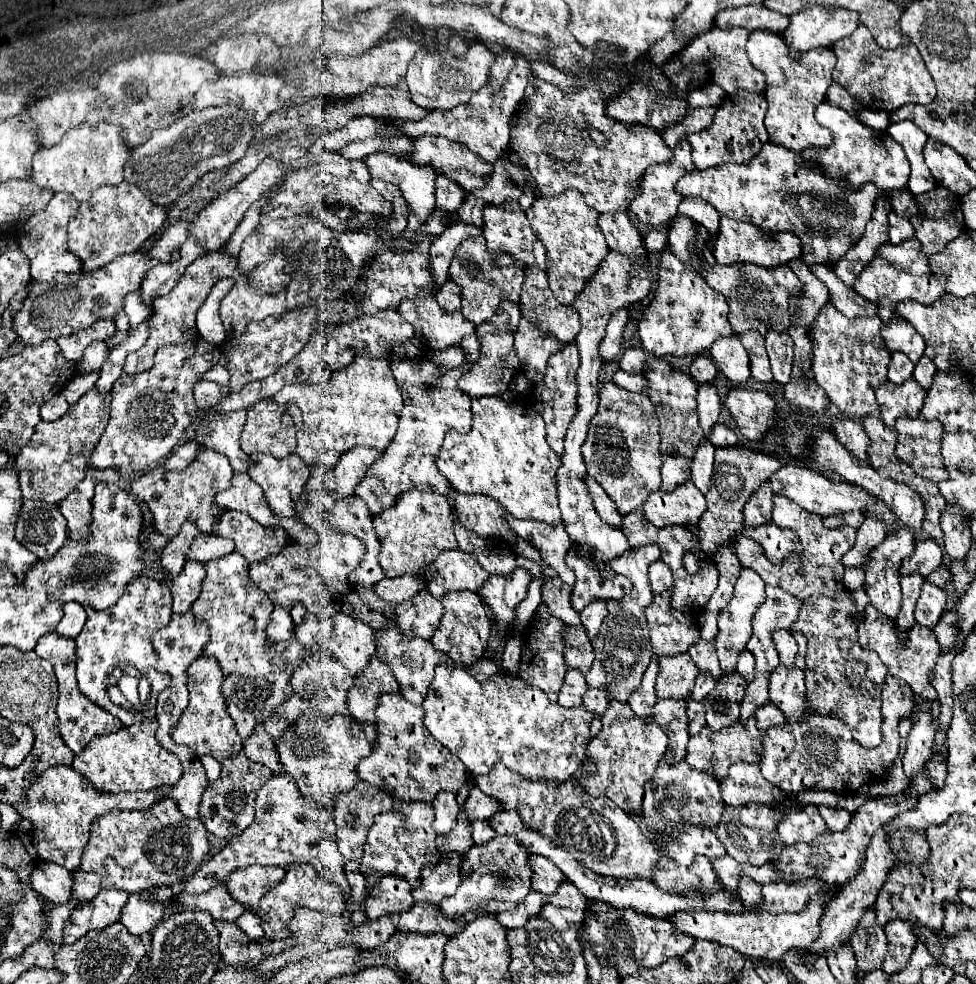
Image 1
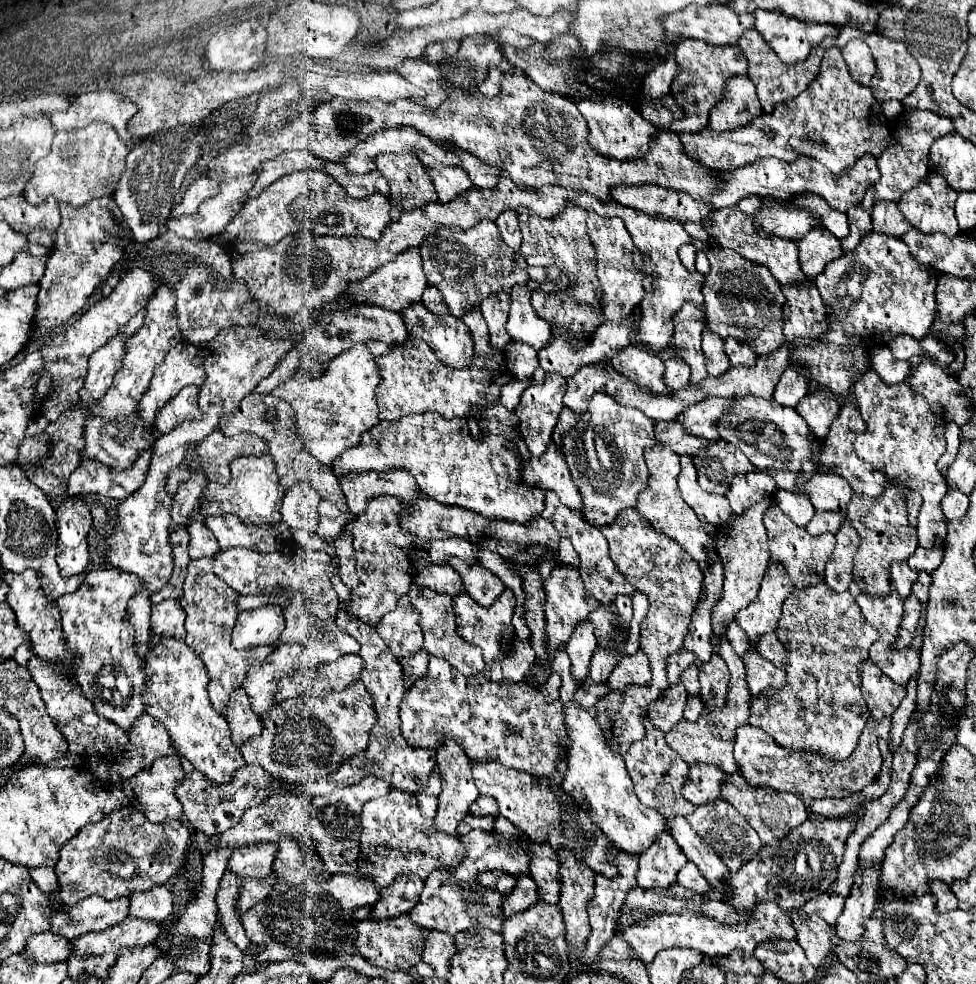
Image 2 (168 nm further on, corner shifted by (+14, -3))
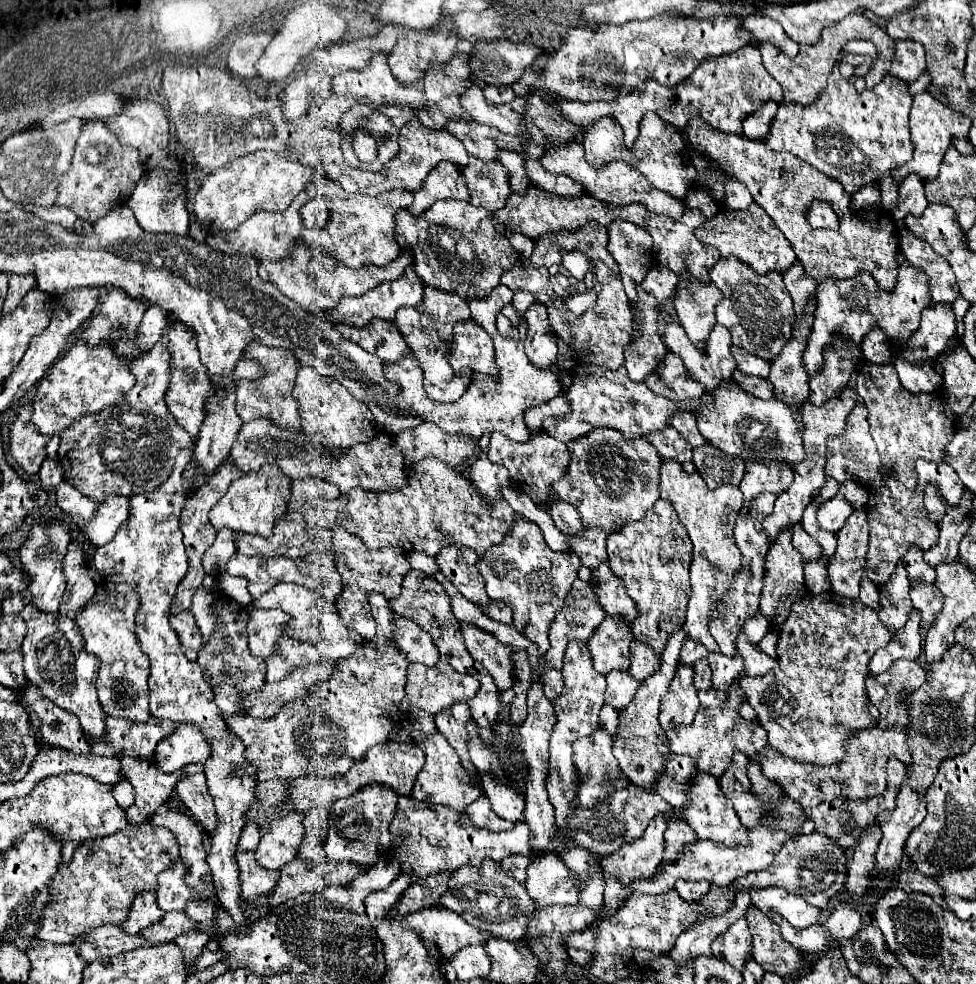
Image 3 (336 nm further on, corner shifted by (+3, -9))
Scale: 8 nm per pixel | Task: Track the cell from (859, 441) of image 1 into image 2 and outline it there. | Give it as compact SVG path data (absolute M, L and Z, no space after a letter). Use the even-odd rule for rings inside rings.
M811 392L795 408L799 416L813 428L813 434L823 438L829 432L833 418L839 412L839 400L829 396L829 392Z

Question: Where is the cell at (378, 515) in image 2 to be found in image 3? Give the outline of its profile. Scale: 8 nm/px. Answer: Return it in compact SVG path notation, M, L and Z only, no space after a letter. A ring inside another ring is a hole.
M332 526L332 532L334 532L334 550L336 550L334 562L336 562L336 568L342 574L342 582L344 582L336 610L348 628L356 630L362 638L374 638L376 636L374 618L370 612L368 594L378 592L386 600L396 598L400 594L402 580L410 570L408 554L404 550L400 550L400 546L384 546L378 550L370 550L364 544L364 540L360 540L360 536L350 534L348 530L344 530L340 526Z

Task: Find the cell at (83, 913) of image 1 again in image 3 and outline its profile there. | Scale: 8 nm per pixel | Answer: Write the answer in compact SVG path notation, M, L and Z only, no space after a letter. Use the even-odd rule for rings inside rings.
M144 892L138 894L130 912L128 920L120 924L120 930L124 934L138 934L144 930L144 926L150 926L152 922L158 922L164 916L164 912L156 906L156 894L154 892Z

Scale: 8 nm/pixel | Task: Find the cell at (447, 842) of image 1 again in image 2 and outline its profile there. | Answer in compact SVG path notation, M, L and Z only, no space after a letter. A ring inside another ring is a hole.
M441 740L441 748L437 748L435 754L437 754L437 768L443 780L443 792L439 794L439 810L435 816L435 828L455 834L457 824L465 818L465 814L469 812L469 806L479 798L479 792L477 792L477 786L473 784L469 758L465 756L465 752L455 740Z

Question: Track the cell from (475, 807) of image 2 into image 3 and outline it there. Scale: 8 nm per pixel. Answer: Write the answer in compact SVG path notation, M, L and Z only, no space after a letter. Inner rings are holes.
M482 778L484 792L492 804L492 810L510 822L518 822L524 818L524 796L512 786L500 786L500 782L492 782L492 778Z

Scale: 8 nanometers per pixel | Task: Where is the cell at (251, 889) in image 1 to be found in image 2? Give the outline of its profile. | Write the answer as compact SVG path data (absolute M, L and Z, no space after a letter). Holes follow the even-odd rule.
M253 844L253 848L239 848L229 858L229 868L241 878L263 878L271 872L277 854L277 844Z

